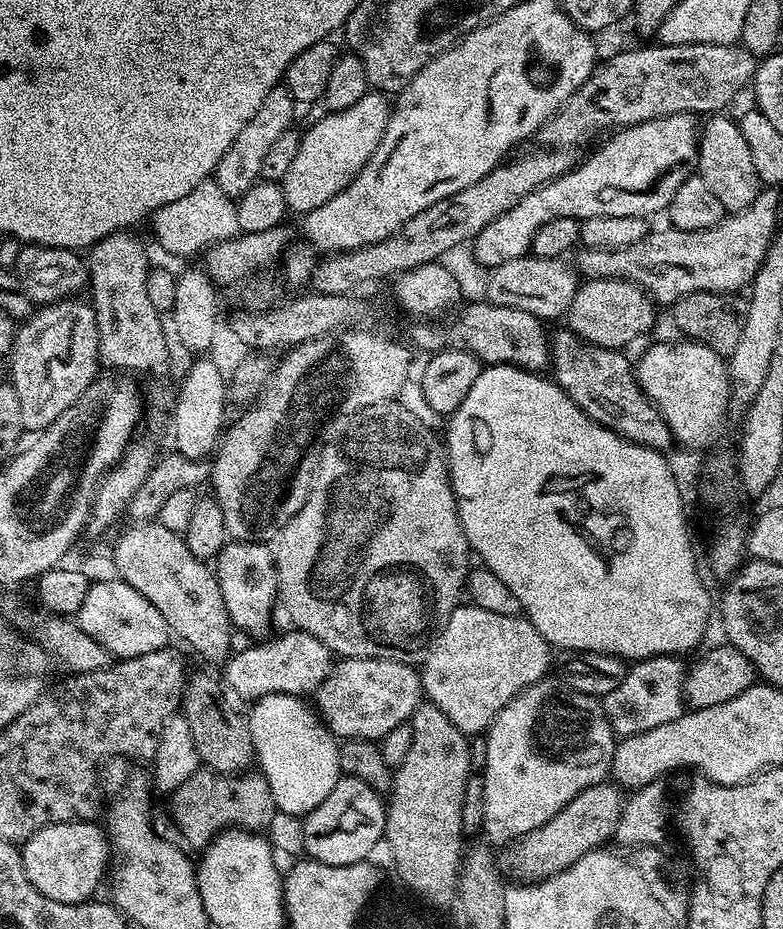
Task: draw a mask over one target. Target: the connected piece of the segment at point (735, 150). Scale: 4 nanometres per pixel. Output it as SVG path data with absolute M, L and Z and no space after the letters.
M709 115L699 129L698 174L726 210L739 210L748 207L755 200L762 185L756 177L754 164L750 162L750 148L742 138L739 123L735 119L727 120L724 116L726 115Z

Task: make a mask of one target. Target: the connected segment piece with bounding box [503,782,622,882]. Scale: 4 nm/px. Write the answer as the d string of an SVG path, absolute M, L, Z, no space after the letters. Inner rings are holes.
M597 782L582 790L554 818L542 826L530 830L519 840L509 843L503 849L504 868L516 882L535 882L544 880L569 868L575 860L594 848L605 845L616 828L622 807L622 792L615 783Z

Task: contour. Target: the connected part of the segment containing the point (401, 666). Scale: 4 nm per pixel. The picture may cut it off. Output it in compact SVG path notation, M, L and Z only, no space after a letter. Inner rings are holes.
M349 656L341 659L329 671L328 676L314 689L316 696L315 711L324 723L324 727L333 737L347 740L367 740L379 742L390 730L407 725L413 710L422 702L420 673L411 663L402 660L379 660L378 658L358 658Z

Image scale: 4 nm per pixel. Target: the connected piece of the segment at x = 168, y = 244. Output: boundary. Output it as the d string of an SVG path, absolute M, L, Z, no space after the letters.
M214 180L204 181L184 198L159 207L152 213L150 223L157 244L174 256L186 256L194 250L207 249L218 241L233 240L240 232L235 203Z

